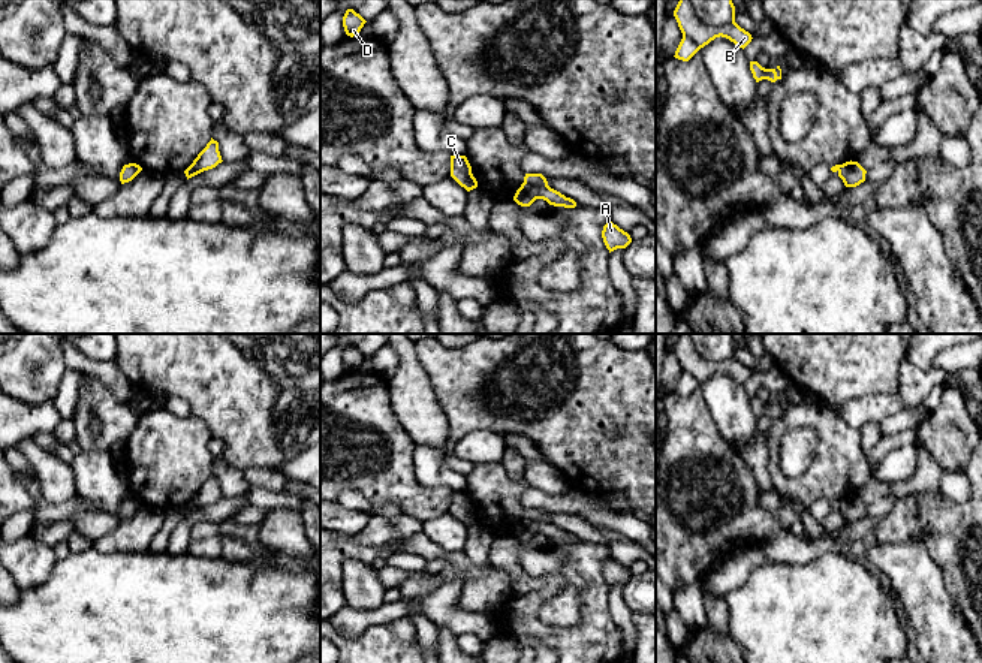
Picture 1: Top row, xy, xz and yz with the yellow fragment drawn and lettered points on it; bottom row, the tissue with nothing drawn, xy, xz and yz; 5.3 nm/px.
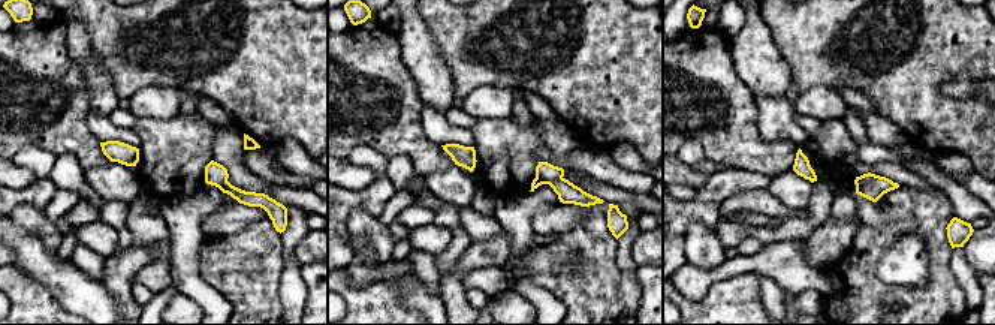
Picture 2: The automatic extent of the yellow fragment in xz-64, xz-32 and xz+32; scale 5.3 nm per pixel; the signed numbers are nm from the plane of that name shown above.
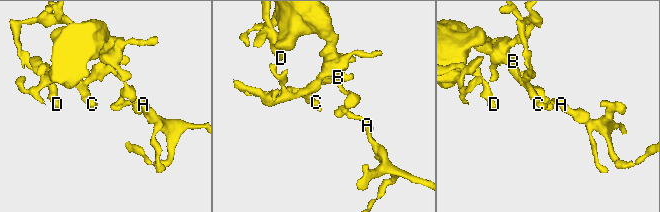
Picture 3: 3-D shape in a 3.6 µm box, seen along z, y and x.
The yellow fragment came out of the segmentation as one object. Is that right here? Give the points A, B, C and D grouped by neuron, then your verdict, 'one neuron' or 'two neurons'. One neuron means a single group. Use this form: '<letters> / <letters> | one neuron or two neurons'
A B C D | one neuron

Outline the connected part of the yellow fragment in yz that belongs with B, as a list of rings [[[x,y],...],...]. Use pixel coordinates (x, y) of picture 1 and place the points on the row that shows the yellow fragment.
[[[680,0],[674,16],[683,33],[675,58],[689,61],[716,37],[726,37],[739,48],[751,42],[751,34],[735,22],[732,0]]]

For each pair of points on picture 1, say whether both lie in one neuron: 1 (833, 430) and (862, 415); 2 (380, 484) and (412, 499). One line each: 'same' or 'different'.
1: different
2: same

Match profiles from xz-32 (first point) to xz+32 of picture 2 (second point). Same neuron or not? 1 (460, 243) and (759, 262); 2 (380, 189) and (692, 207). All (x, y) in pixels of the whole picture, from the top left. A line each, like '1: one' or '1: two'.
1: one
2: one

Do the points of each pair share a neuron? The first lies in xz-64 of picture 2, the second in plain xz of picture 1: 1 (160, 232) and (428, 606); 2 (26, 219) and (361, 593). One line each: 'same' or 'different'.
1: different
2: same

